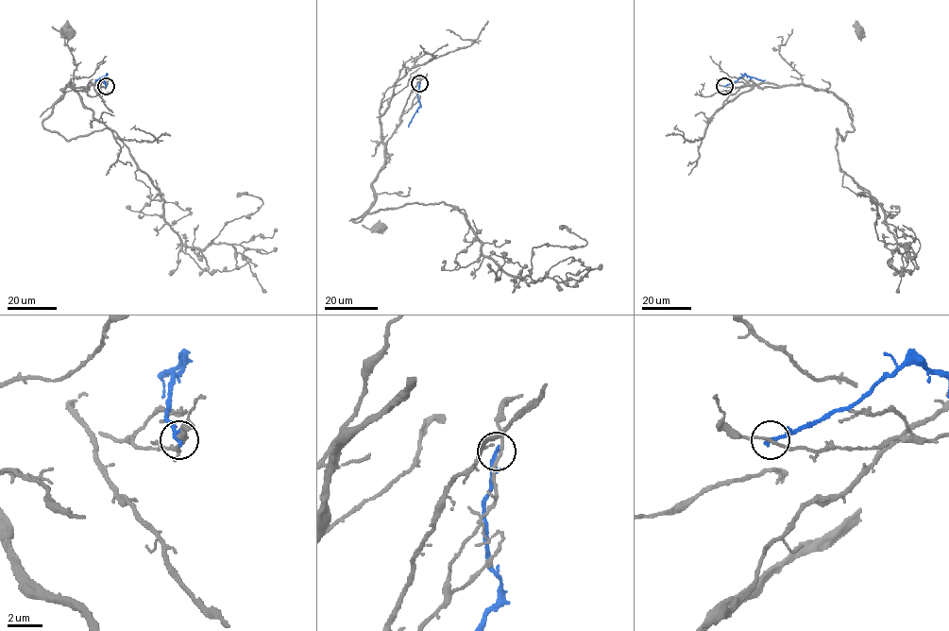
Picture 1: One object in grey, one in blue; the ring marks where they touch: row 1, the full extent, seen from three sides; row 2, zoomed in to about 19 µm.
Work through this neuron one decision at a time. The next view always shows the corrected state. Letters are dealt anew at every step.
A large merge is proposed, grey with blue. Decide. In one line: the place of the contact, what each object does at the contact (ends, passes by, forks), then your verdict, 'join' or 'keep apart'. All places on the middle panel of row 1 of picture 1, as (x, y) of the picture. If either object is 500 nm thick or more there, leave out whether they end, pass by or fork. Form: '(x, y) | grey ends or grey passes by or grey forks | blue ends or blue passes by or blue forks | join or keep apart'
(419, 83) | grey passes by | blue ends | keep apart

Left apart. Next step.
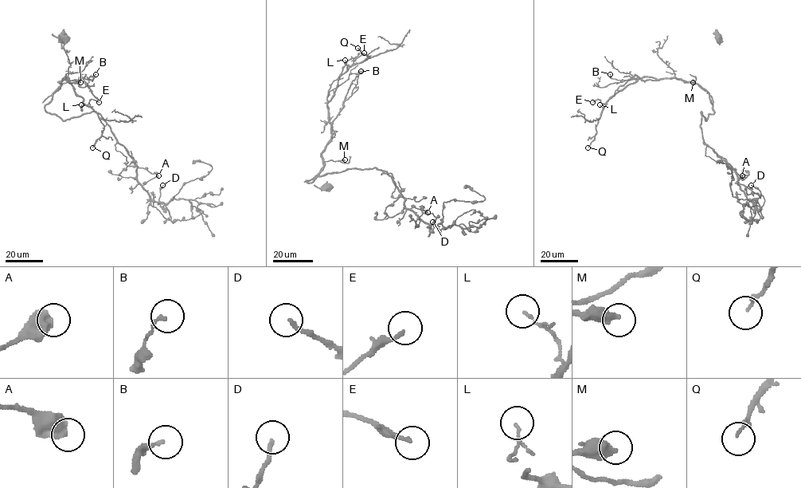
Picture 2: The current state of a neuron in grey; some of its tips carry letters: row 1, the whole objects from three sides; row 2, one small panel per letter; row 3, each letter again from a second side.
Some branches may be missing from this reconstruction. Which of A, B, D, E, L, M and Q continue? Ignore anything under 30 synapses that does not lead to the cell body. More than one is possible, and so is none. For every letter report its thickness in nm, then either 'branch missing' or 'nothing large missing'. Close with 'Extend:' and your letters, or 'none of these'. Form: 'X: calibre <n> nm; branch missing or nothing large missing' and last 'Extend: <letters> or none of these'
A: calibre 650 nm; nothing large missing
B: calibre 140 nm; nothing large missing
D: calibre 160 nm; nothing large missing
E: calibre 160 nm; nothing large missing
L: calibre 60 nm; nothing large missing
M: calibre 480 nm; nothing large missing
Q: calibre 150 nm; branch missing
Extend: Q

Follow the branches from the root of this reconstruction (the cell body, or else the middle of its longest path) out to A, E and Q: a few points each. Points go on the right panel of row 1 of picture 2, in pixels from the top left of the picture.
A: (719, 37), (693, 82), (714, 111), (705, 120), (701, 112), (703, 142), (738, 185), (742, 175)
E: (719, 37), (695, 76), (694, 83), (674, 78), (642, 76), (616, 92), (604, 104), (598, 99), (592, 102)
Q: (719, 37), (694, 83), (674, 78), (642, 76), (616, 92), (605, 104), (595, 138), (588, 147)

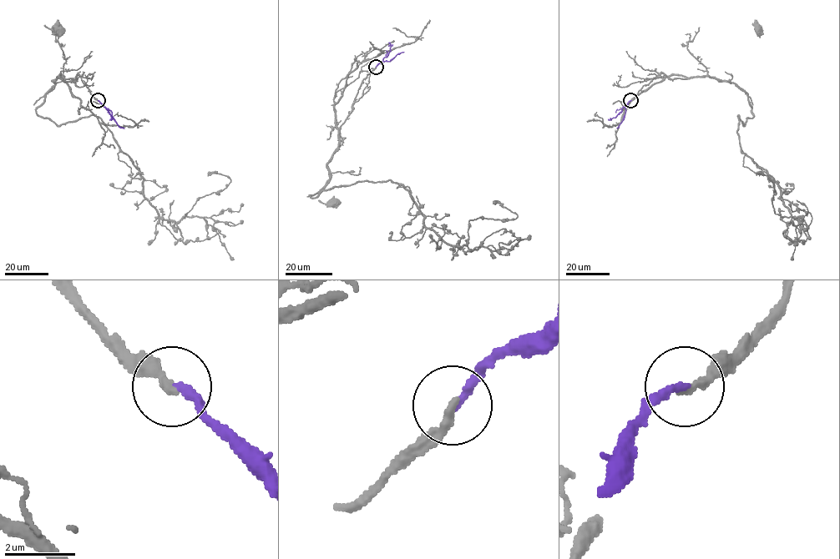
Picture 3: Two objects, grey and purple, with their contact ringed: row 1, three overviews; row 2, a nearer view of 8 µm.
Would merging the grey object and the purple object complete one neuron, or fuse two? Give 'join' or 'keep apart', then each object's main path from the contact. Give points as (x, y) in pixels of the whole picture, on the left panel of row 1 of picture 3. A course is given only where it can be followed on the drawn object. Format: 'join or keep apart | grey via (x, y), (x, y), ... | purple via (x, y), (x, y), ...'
join | grey via (98, 100), (78, 73), (75, 78), (61, 76), (53, 80), (70, 81), (82, 75), (58, 29) | purple via (98, 100), (110, 110), (116, 123), (124, 128)

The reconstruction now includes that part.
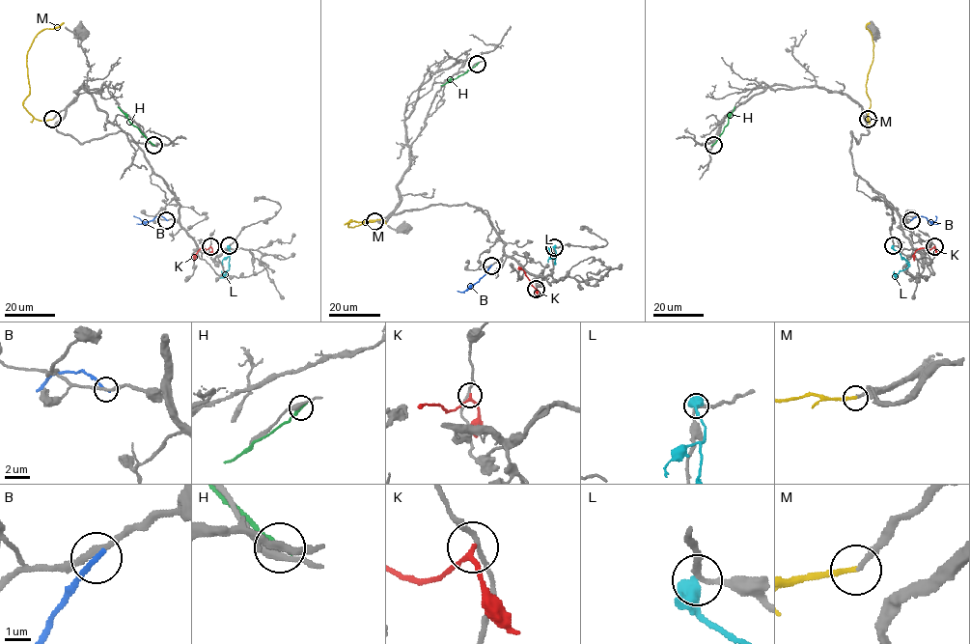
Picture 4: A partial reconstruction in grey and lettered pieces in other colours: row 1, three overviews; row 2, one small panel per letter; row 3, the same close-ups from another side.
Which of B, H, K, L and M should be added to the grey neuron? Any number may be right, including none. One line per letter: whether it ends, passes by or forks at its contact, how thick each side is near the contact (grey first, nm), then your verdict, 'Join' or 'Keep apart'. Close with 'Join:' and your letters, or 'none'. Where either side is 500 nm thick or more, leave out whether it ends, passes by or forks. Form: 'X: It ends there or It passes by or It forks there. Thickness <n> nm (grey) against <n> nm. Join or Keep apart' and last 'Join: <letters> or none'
B: It ends there. Thickness 240 nm (grey) against 240 nm. Keep apart
H: It ends there. Thickness 320 nm (grey) against 280 nm. Keep apart
K: It passes by. Thickness 180 nm (grey) against 170 nm. Keep apart
L: It passes by. Thickness 220 nm (grey) against 460 nm. Keep apart
M: It ends there. Thickness 160 nm (grey) against 220 nm. Join
Join: M

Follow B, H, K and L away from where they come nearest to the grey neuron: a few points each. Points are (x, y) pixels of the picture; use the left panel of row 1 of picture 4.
B: (166, 219), (160, 215), (143, 221), (133, 215)
H: (152, 144), (118, 106)
K: (210, 246), (201, 249), (193, 260)
L: (228, 245), (229, 269), (225, 274), (221, 271)

